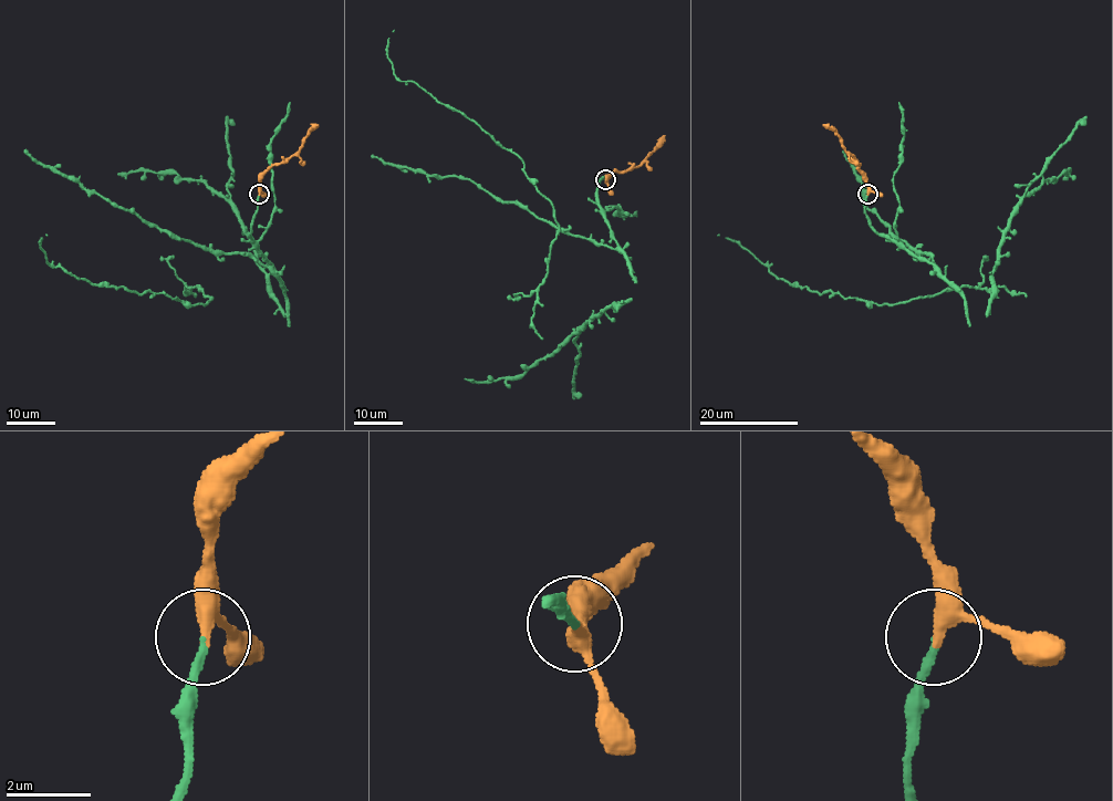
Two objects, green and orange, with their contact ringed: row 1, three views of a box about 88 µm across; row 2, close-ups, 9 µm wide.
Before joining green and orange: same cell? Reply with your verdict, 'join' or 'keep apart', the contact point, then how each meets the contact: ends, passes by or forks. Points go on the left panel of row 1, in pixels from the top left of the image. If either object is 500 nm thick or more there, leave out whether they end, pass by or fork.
join | (259, 194) | green ends | orange passes by

